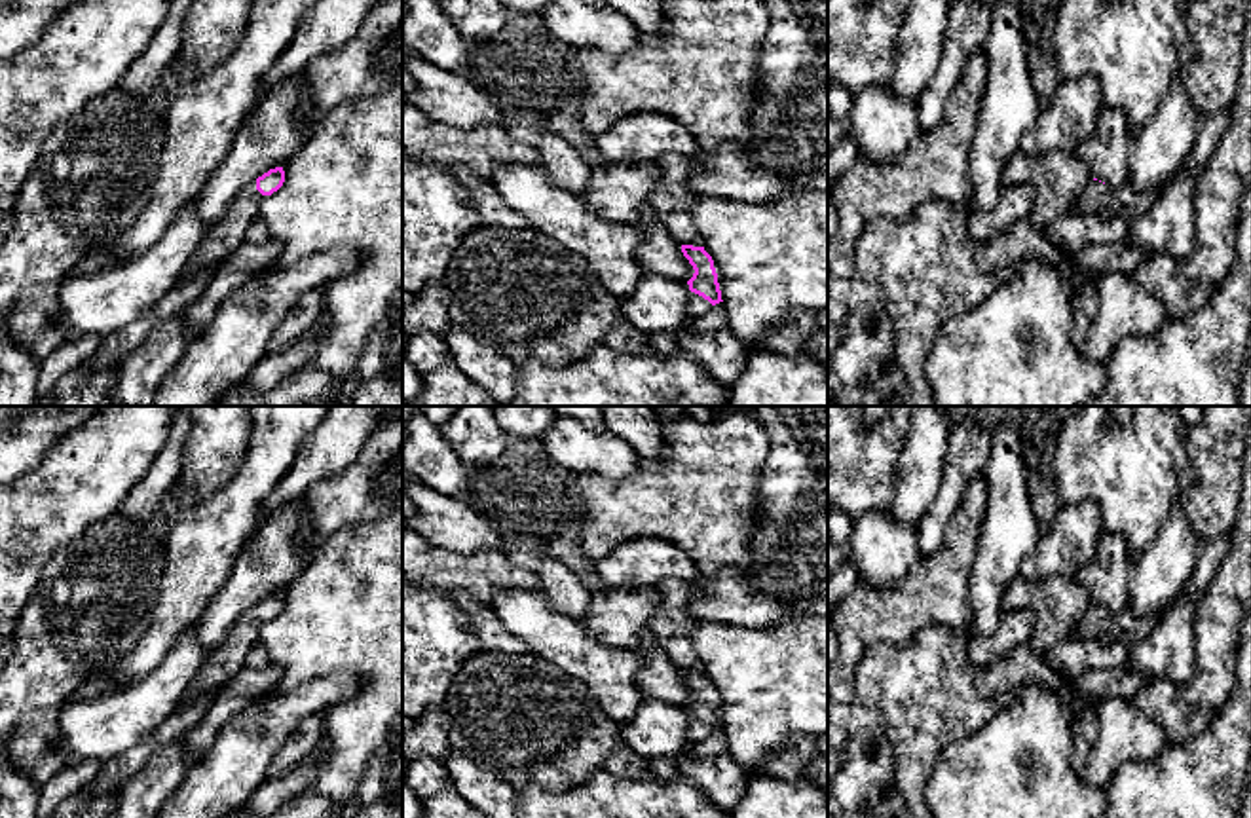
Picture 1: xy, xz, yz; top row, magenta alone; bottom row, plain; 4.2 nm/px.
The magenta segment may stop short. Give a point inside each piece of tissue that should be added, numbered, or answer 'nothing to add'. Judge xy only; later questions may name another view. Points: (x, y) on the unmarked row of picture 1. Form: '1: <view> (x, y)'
1: xy (226, 659)

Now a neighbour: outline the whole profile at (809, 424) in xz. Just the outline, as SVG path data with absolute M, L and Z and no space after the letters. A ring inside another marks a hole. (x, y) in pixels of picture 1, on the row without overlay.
M775 406L828 488L828 406Z

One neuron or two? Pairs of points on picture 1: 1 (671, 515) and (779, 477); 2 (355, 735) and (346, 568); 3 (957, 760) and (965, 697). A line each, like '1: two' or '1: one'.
1: two
2: one
3: two

